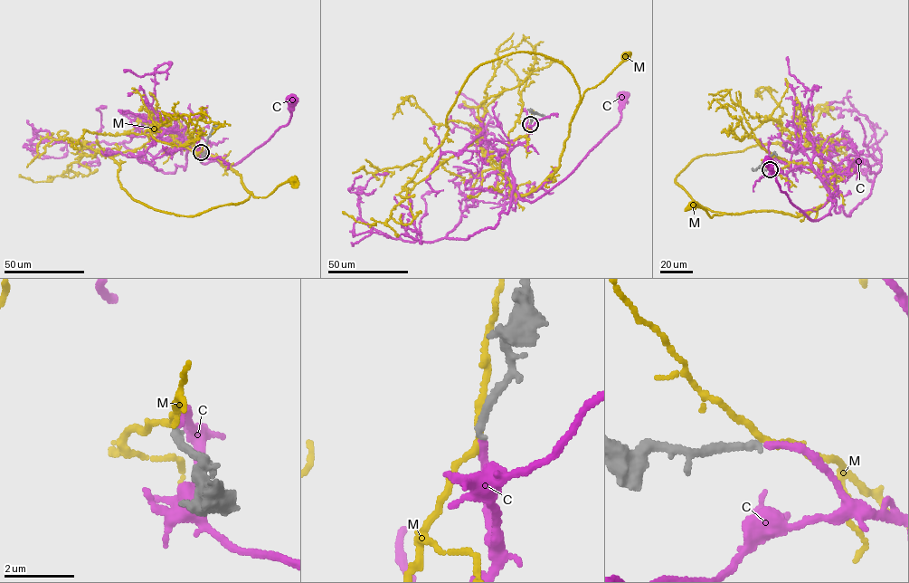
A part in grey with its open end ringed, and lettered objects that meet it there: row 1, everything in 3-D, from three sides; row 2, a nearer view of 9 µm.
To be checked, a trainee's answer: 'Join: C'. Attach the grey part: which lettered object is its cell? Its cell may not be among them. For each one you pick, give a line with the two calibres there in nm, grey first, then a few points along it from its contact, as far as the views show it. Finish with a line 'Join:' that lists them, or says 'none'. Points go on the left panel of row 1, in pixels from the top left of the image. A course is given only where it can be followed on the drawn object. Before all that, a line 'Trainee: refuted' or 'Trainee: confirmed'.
Trainee: confirmed
C: calibres 200 and 200 nm; course (201, 152), (184, 146), (182, 138), (203, 163), (217, 160), (233, 165), (288, 122), (292, 100)
Join: C

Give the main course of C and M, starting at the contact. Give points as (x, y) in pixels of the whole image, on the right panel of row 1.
C: (770, 169), (785, 174), (800, 166), (809, 167), (829, 192), (831, 215), (812, 221), (780, 189), (766, 162)
M: (769, 169), (778, 174), (790, 162), (816, 163), (832, 196), (797, 216), (767, 210), (712, 217), (694, 205)

